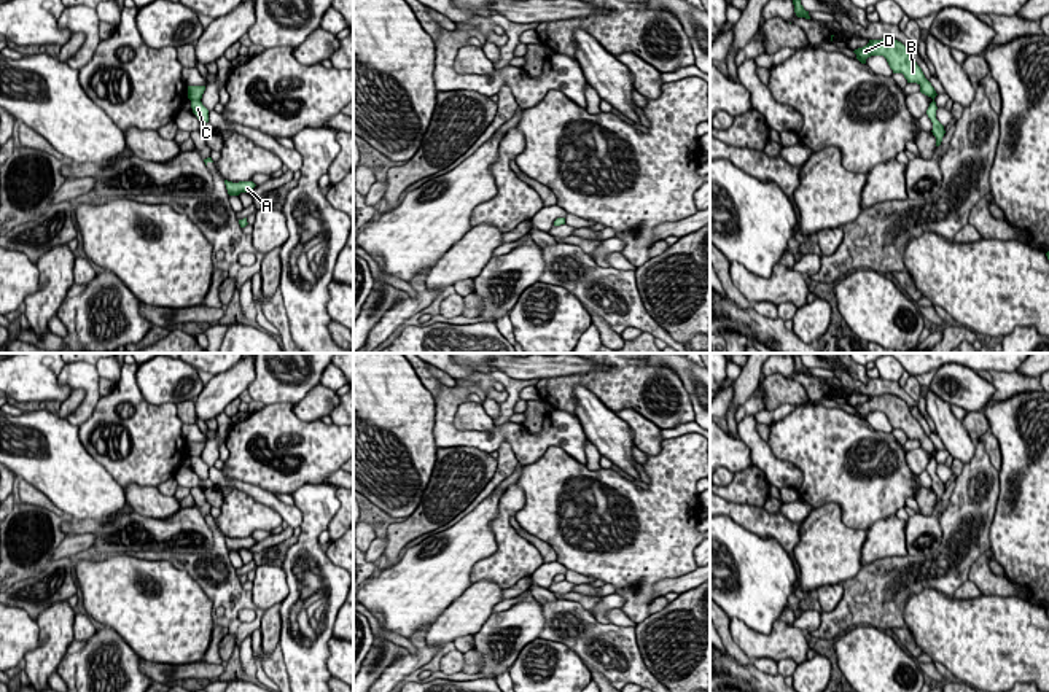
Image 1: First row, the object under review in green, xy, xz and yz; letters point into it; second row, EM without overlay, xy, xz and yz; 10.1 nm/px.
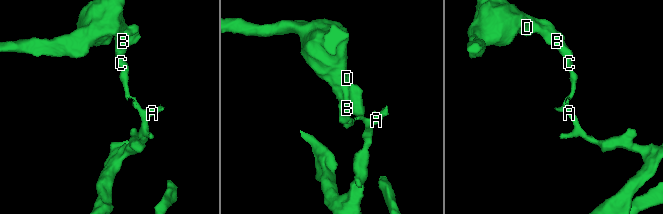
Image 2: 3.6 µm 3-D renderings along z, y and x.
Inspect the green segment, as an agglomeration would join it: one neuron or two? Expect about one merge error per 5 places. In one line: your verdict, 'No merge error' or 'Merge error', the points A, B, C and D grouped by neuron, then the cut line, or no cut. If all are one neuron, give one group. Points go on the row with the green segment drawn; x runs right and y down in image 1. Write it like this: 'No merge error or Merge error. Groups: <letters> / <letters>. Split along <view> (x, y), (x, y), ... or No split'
Merge error. Groups: A / B C D. Split along yz (935, 118), (932, 121)

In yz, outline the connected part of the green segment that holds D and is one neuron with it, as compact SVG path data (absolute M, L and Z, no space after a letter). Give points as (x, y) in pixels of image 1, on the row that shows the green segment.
M895 38L869 40L866 46L858 48L853 52L861 64L866 64L866 59L871 56L883 56L893 73L903 73L907 83L917 83L920 86L920 92L933 99L926 115L931 121L936 119L938 107L934 97L938 94L901 41Z

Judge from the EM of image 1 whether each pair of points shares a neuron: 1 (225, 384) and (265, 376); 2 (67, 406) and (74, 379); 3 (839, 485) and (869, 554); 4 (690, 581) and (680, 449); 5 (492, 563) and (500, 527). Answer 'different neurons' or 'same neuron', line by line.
1: different neurons
2: different neurons
3: different neurons
4: different neurons
5: same neuron

